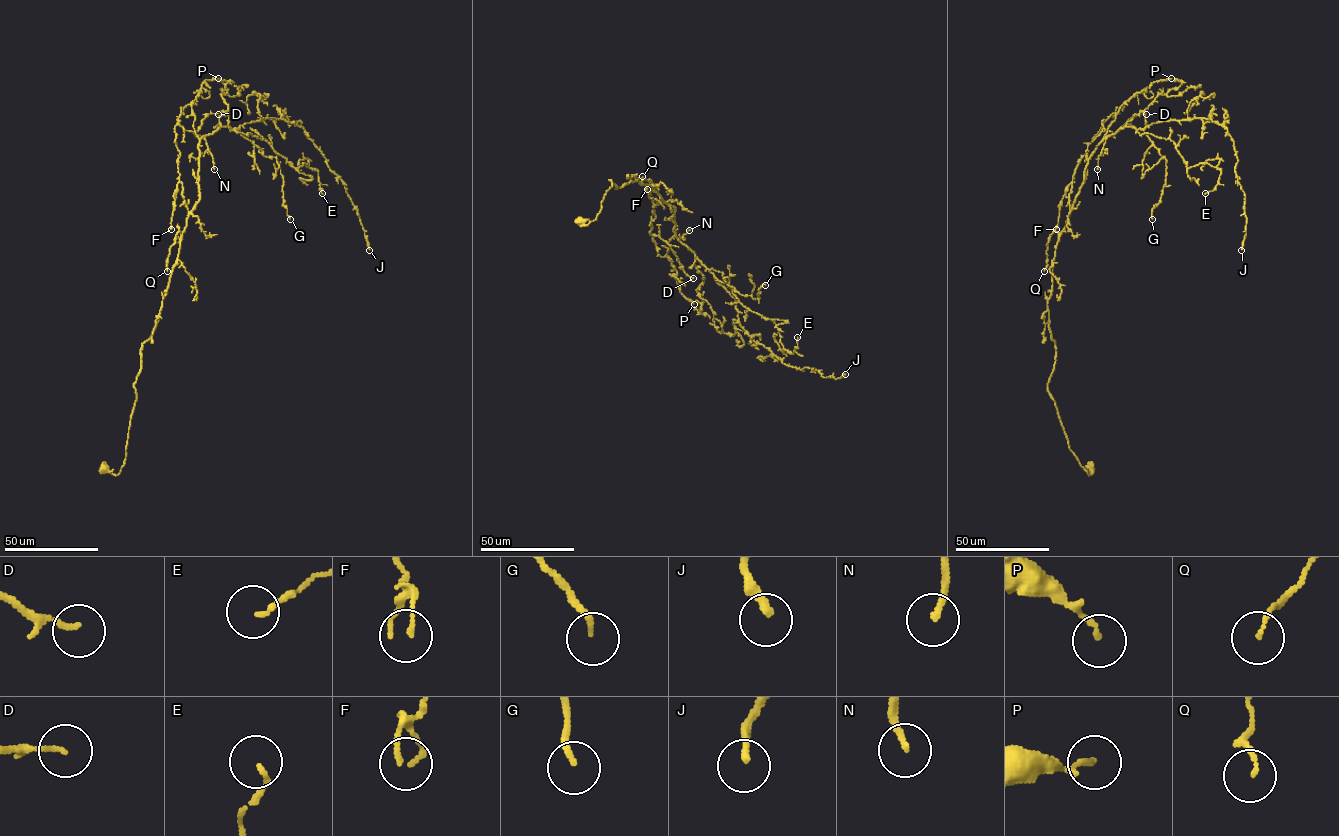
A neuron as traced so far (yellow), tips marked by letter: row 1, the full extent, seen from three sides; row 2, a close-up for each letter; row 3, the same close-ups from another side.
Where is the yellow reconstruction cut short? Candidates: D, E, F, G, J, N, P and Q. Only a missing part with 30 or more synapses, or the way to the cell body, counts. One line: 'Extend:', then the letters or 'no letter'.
Extend: J

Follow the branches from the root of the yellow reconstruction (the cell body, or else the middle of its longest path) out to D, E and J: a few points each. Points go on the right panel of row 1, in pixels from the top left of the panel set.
D: (1088, 469), (1070, 449), (1047, 388), (1052, 264), (1088, 145), (1102, 125), (1116, 133), (1146, 114)
E: (1088, 469), (1047, 388), (1052, 264), (1088, 159), (1132, 126), (1172, 140), (1187, 168), (1217, 168), (1205, 193)
J: (1088, 469), (1048, 390), (1047, 301), (1096, 147), (1125, 126), (1224, 126), (1245, 196), (1241, 250)

